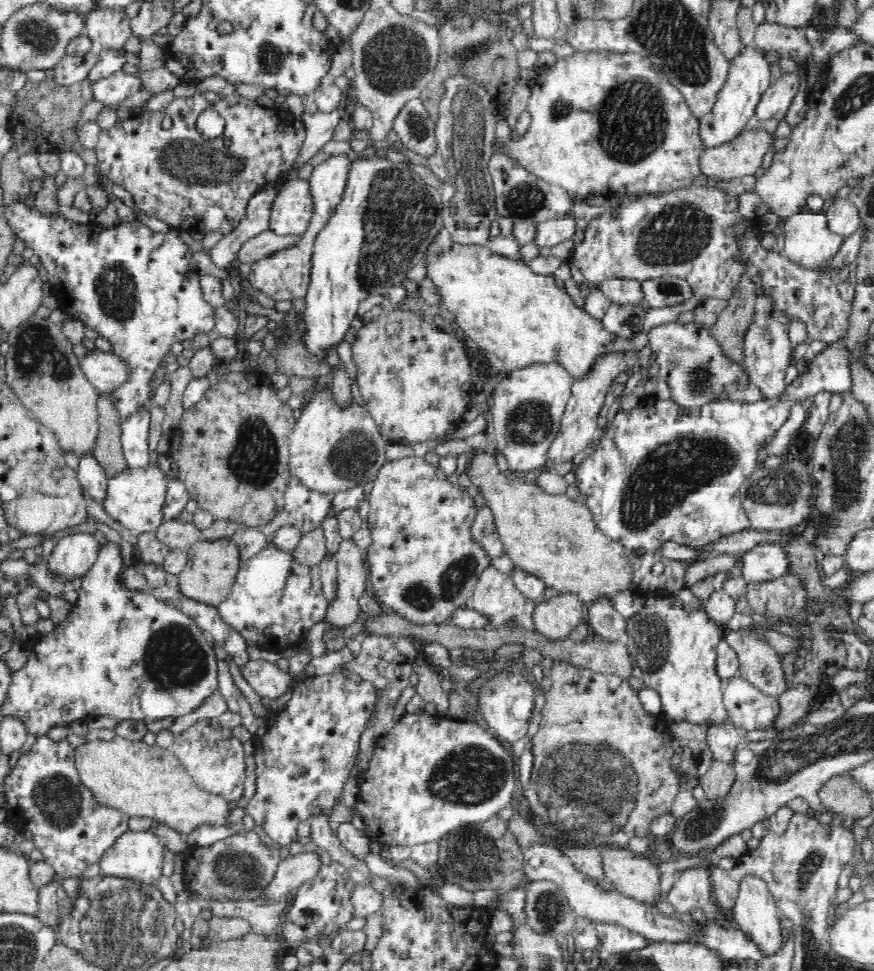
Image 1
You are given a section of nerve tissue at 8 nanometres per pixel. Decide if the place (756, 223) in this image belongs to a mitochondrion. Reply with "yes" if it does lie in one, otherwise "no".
no

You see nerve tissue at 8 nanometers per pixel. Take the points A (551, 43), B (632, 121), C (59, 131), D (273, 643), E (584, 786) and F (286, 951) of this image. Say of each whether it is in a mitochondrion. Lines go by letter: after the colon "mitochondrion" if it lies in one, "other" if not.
A: other
B: mitochondrion
C: other
D: other
E: mitochondrion
F: other

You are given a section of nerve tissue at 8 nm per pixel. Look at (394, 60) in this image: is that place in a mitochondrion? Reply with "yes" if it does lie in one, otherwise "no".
yes

